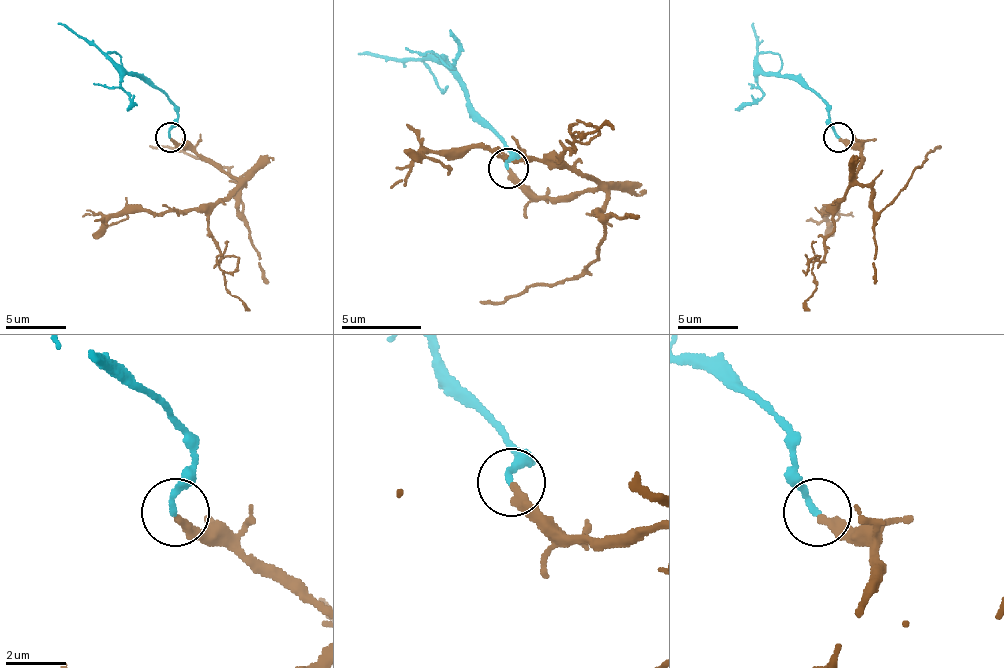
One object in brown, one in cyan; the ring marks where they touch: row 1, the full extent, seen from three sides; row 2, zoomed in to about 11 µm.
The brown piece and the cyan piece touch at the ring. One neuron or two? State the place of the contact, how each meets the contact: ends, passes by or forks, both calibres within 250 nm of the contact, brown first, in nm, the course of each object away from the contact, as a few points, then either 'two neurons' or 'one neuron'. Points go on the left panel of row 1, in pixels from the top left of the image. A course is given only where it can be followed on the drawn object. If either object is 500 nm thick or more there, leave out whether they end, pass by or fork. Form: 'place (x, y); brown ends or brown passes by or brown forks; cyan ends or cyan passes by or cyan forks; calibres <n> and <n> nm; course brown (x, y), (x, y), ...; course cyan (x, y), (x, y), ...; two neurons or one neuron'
place (170, 137); brown ends; cyan ends; calibres 300 and 200 nm; course brown (169, 137), (241, 179), (244, 185), (238, 191), (238, 212), (238, 185), (223, 167), (178, 149), (148, 146); course cyan (169, 137), (178, 107), (148, 80), (136, 77), (58, 23); one neuron

